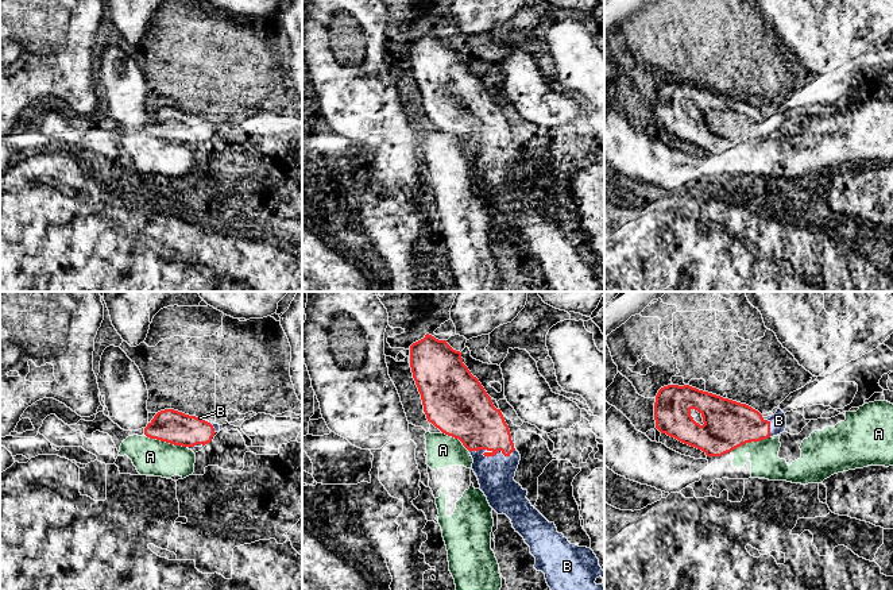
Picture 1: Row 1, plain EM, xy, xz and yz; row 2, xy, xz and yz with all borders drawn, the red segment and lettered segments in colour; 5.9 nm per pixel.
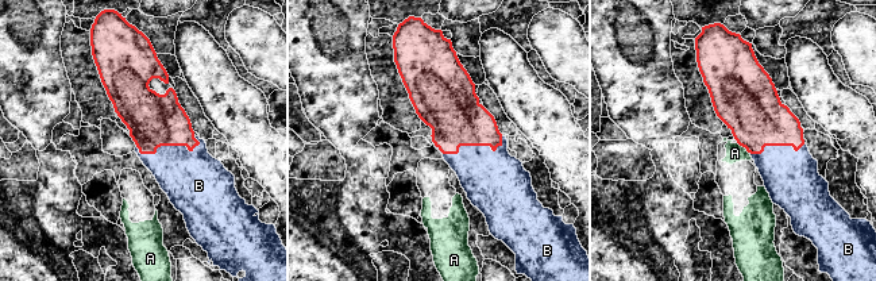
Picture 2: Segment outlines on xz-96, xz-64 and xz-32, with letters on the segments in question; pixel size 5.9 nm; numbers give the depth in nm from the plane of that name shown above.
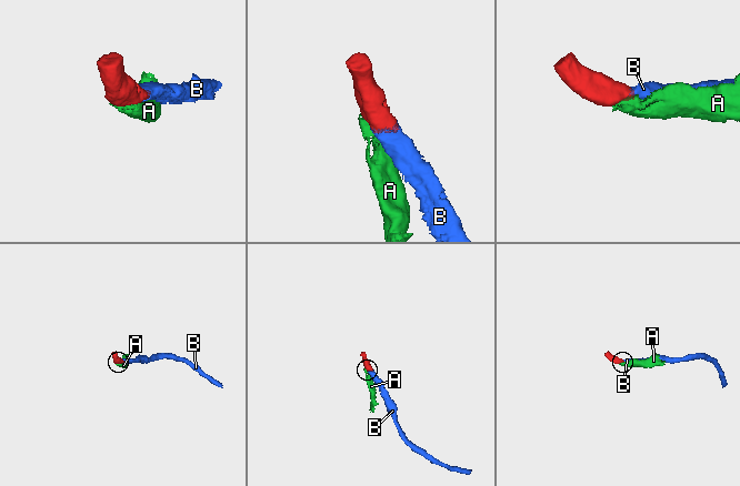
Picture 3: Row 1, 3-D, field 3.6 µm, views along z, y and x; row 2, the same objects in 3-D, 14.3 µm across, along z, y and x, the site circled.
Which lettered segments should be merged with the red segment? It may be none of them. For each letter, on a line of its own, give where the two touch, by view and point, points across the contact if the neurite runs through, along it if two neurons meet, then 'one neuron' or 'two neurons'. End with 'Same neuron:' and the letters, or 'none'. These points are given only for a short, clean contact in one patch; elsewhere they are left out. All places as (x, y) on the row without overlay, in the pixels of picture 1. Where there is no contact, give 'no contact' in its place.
A: meets red in xy at (166, 139); border along xy (146, 132), (186, 145); two neurons
B: meets red in xz at (490, 153); runs through xz (472, 116), (488, 137), (490, 153), (495, 158), (495, 172); one neuron
Same neuron: B

